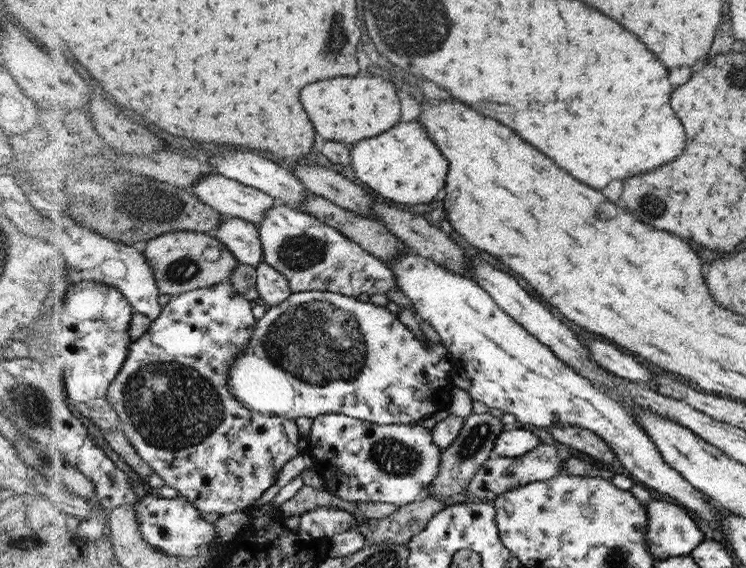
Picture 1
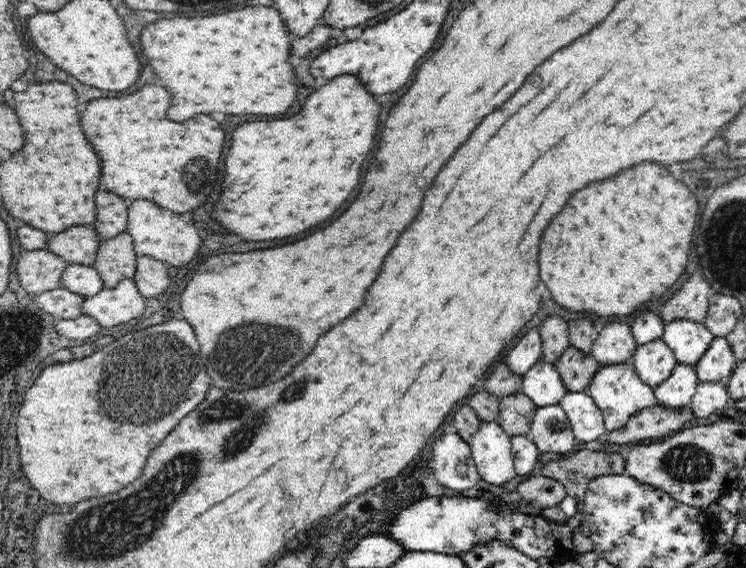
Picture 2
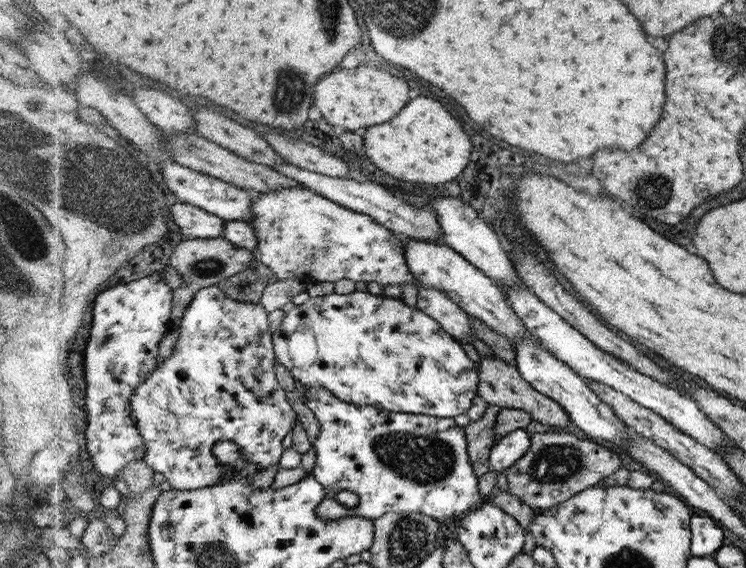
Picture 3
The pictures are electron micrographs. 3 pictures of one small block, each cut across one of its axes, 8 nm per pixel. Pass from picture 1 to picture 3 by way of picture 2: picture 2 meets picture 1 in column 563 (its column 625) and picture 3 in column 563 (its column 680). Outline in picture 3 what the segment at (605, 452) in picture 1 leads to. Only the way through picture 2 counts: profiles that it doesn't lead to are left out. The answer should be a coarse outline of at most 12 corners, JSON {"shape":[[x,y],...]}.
{"shape":[[496,356],[480,359],[479,393],[489,405],[524,409],[554,430],[563,406]]}

